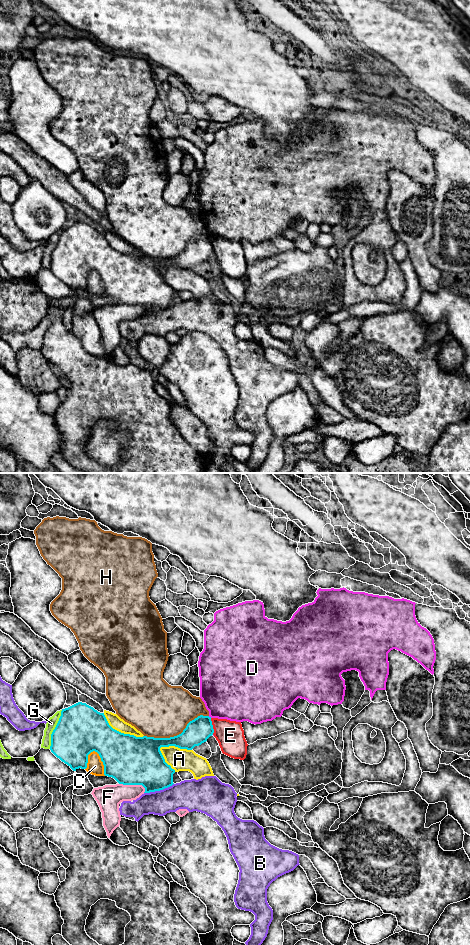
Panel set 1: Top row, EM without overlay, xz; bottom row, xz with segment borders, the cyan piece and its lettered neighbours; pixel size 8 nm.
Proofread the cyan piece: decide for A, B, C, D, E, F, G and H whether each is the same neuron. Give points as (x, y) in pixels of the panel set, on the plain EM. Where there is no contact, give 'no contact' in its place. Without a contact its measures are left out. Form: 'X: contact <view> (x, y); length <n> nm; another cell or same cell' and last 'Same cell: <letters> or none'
A: contact xz (175, 266); length 260 nm; another cell
B: contact xz (158, 310); length 260 nm; another cell
C: contact xz (101, 280); length 240 nm; another cell
D: contact xz (210, 237); length 30 nm; another cell
E: contact xz (212, 246); length 140 nm; another cell
F: contact xz (133, 304); length 220 nm; another cell
G: contact xz (54, 249); length 320 nm; another cell
H: contact xz (177, 255); length 550 nm; another cell
Same cell: none

